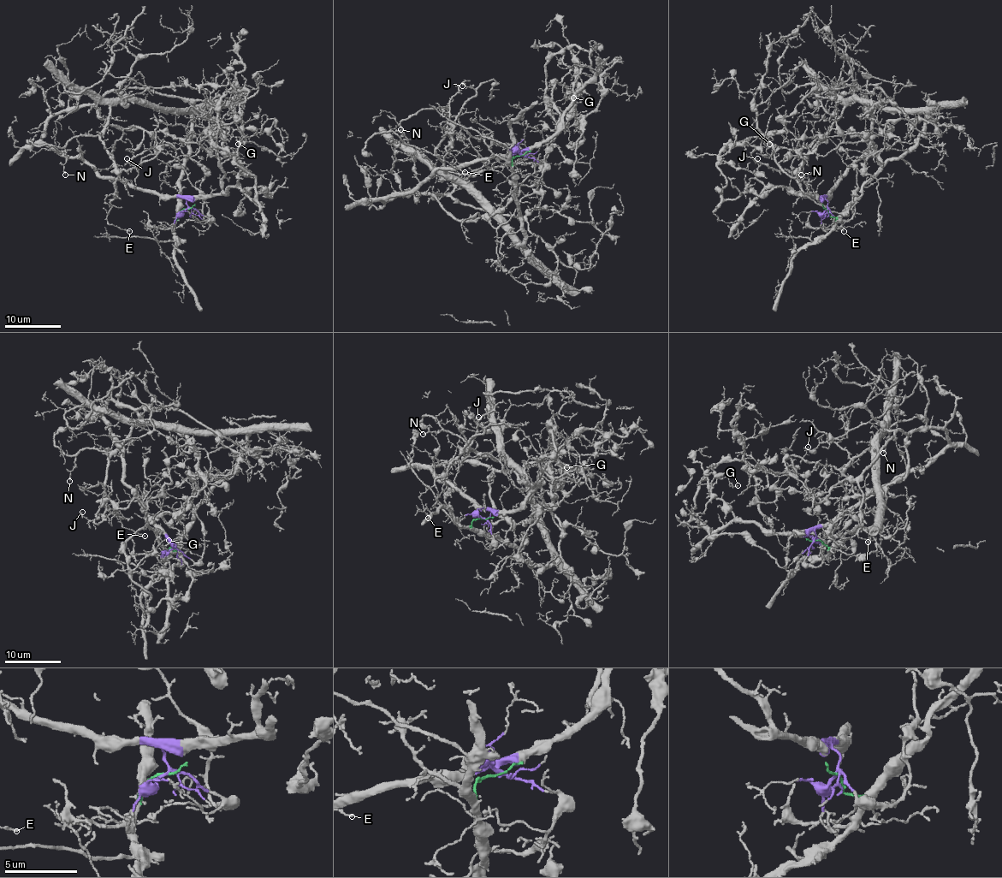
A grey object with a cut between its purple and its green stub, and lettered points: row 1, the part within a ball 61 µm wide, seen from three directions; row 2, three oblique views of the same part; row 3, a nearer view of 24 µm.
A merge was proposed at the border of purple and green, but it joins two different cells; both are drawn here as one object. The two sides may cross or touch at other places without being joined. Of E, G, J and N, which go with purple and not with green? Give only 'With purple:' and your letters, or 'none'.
With purple: G

